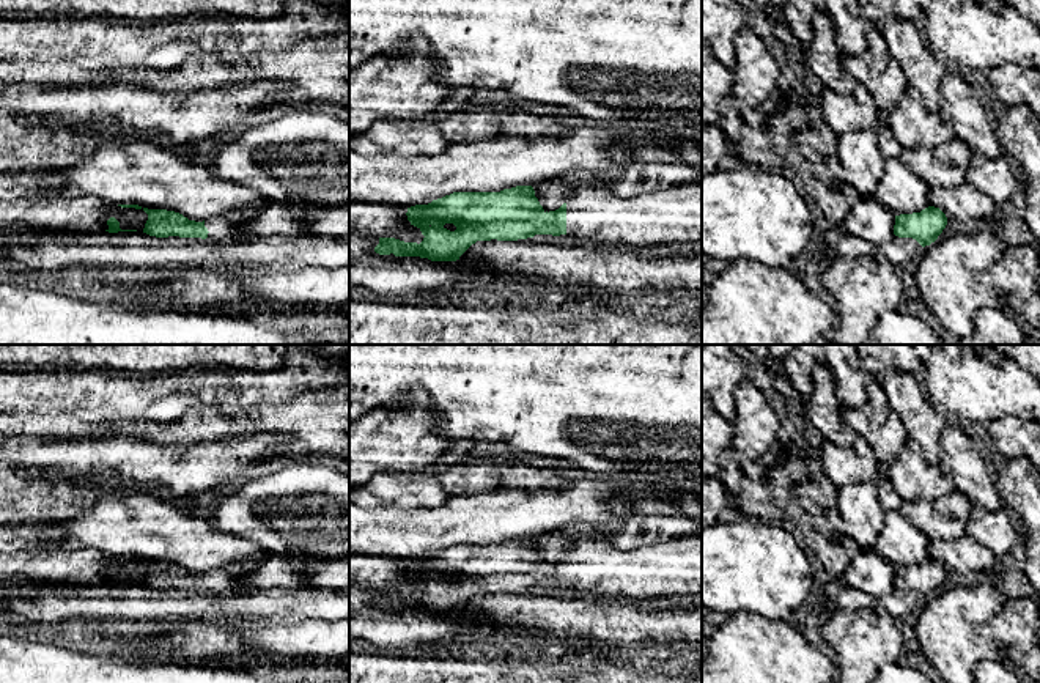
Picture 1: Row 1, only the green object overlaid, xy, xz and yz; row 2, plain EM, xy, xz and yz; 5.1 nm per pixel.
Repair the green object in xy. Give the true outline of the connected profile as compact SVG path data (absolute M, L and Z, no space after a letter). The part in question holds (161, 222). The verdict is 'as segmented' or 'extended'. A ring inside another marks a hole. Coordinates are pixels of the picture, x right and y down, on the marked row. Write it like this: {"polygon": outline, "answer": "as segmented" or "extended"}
{"polygon": "M143 208L143 211L148 214L143 233L149 236L231 241L238 238L249 238L242 231L242 225L253 220L263 209L250 208L245 211L228 211L203 222L189 220L183 214L167 209Z", "answer": "extended"}

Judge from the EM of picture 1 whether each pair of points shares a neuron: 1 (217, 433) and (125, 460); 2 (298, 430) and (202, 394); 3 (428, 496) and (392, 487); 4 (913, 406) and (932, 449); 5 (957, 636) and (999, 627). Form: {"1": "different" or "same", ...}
{"1": "different", "2": "different", "3": "same", "4": "same", "5": "different"}

